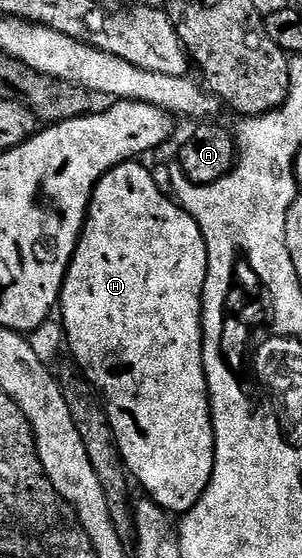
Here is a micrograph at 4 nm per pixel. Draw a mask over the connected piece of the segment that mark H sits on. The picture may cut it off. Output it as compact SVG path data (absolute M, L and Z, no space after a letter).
M139 161L123 162L121 166L115 166L110 172L102 176L97 184L92 200L88 203L88 216L84 219L84 228L80 231L80 241L76 244L76 251L72 254L72 262L68 266L68 274L64 278L64 288L60 292L58 314L62 319L64 337L67 349L72 349L75 365L84 371L84 375L92 379L92 385L96 387L108 412L108 419L112 425L112 431L116 437L116 443L120 449L120 455L124 457L128 465L129 475L140 481L140 486L145 490L151 501L157 502L162 509L172 516L187 514L194 504L206 492L206 488L212 479L214 472L214 452L216 441L214 440L214 428L212 427L212 409L208 399L208 381L204 371L204 285L206 284L206 272L208 271L208 249L206 240L198 228L198 224L192 219L179 202L169 195L158 192L158 184L154 184L152 171L146 165L139 166Z

